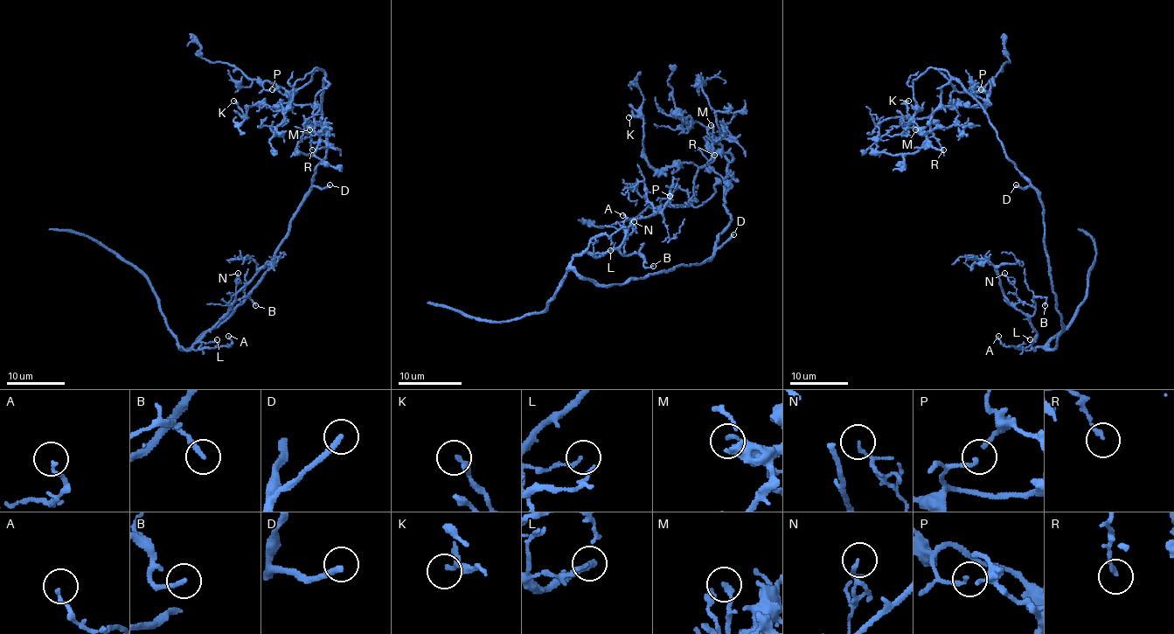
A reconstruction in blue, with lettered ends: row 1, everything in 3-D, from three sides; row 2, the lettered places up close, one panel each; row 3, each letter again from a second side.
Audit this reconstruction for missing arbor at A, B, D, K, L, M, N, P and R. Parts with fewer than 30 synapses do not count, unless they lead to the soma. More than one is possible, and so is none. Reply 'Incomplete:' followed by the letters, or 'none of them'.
Incomplete: B, D

